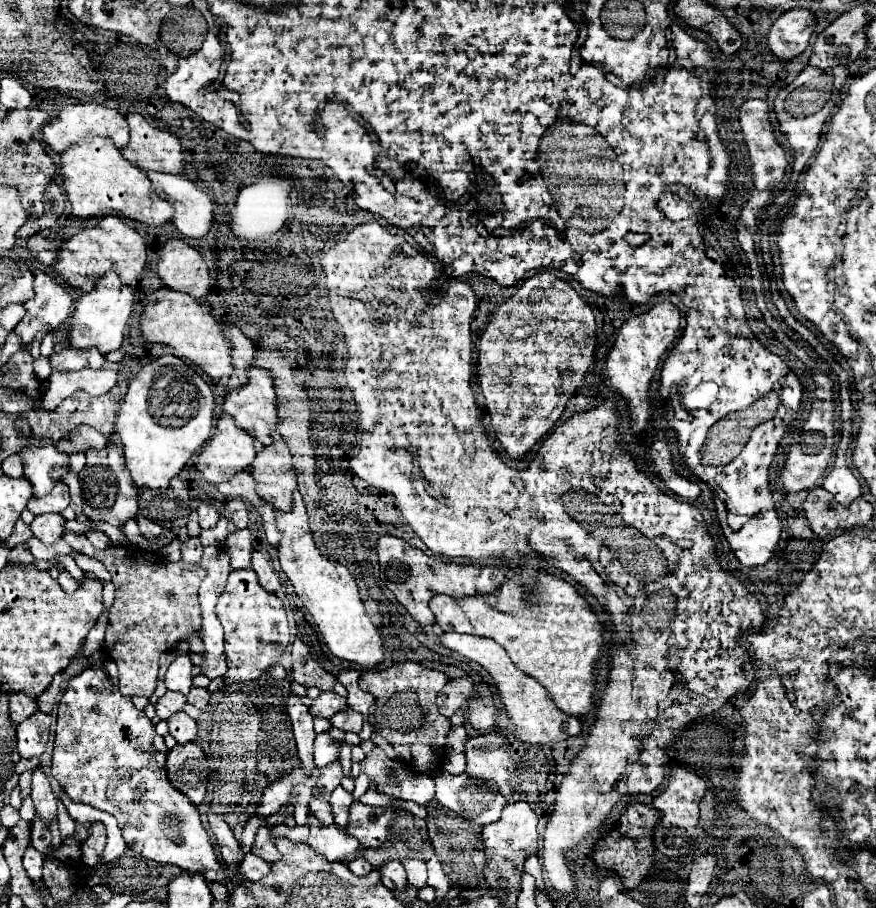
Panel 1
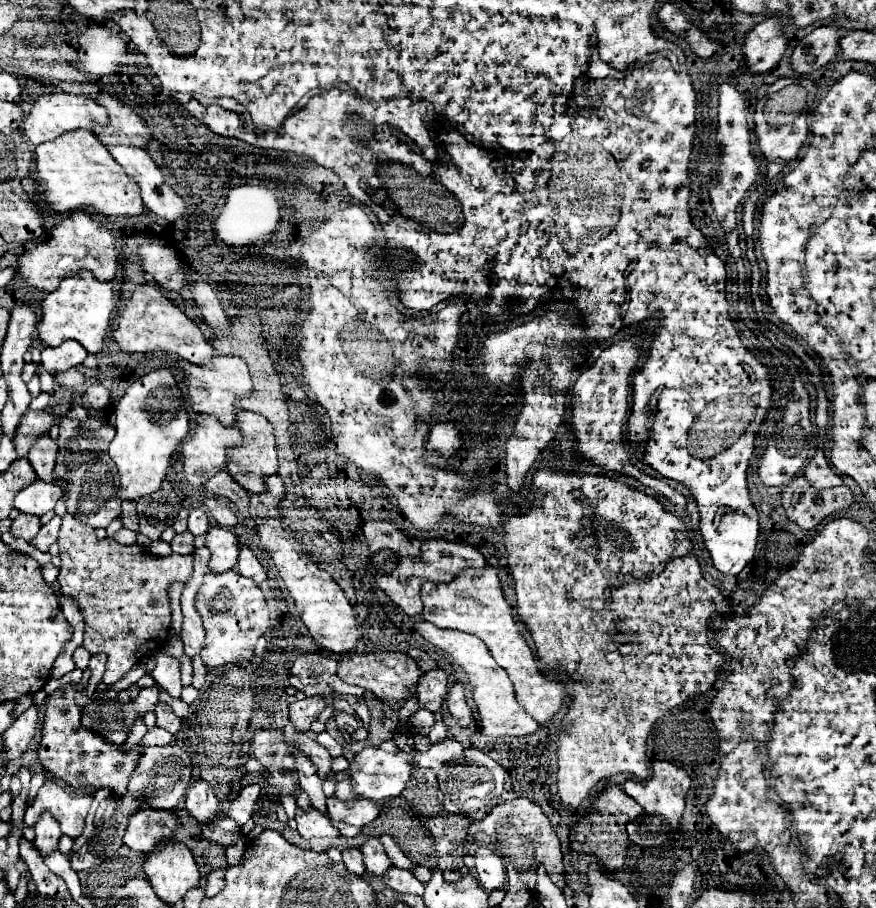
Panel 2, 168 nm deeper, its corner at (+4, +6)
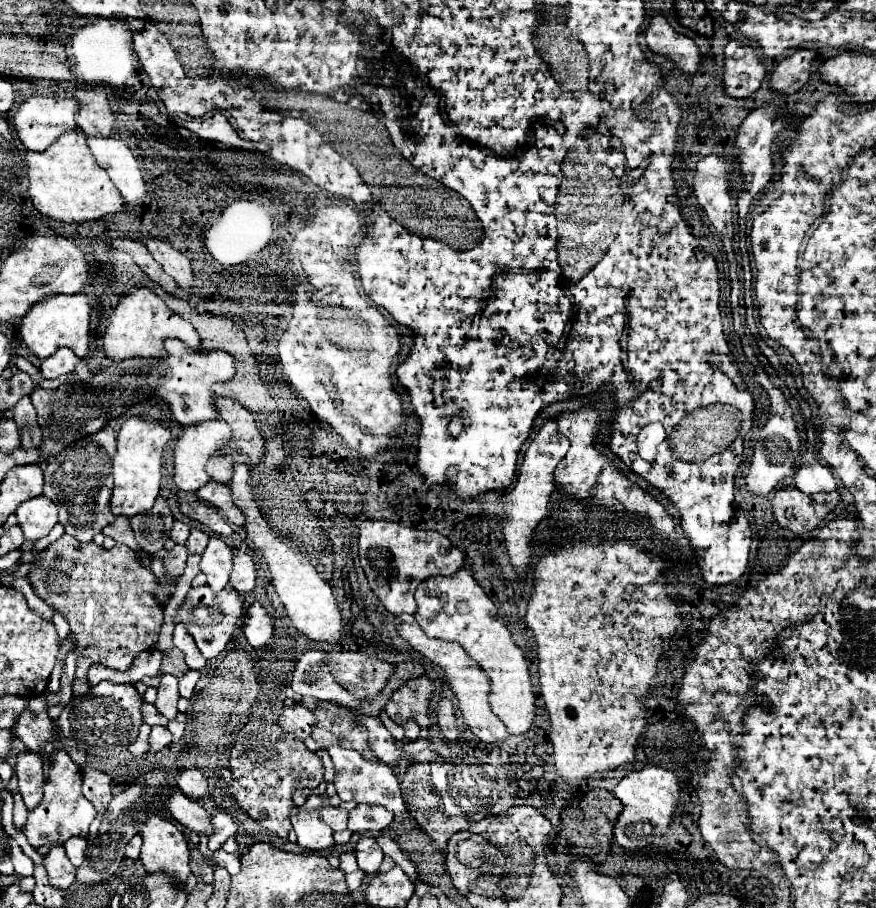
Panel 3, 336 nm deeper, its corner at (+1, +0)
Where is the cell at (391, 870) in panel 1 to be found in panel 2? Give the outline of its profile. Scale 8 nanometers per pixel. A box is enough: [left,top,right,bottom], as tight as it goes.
[359,838,391,876]

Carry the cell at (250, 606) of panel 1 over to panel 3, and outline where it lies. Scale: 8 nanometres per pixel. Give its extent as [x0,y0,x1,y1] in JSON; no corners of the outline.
[178,584,244,660]

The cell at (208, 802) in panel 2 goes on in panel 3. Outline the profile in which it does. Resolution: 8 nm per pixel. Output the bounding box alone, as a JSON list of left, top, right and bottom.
[176,770,208,802]

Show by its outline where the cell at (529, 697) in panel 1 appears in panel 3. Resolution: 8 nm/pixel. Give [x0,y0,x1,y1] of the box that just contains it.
[400,624,508,742]

